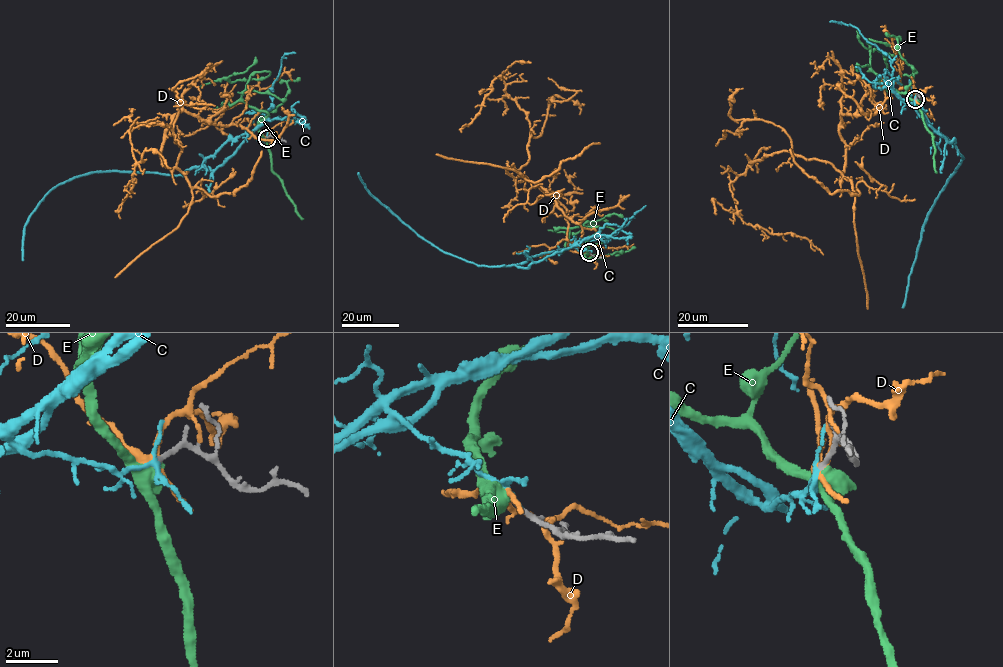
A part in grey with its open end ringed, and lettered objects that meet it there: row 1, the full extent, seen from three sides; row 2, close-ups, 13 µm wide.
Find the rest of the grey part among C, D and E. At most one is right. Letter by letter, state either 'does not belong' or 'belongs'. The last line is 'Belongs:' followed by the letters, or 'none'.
C: belongs
D: does not belong
E: does not belong
Belongs: C

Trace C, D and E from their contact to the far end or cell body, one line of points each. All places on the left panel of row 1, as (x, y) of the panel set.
C: (267, 137), (225, 141), (202, 165), (177, 175), (92, 172), (64, 182), (25, 225), (23, 260)
D: (267, 137), (180, 111), (161, 150), (172, 168), (172, 130), (137, 122), (120, 218)
E: (267, 137), (257, 127), (267, 113), (241, 98), (250, 76), (269, 71), (259, 79), (228, 78), (256, 57)

